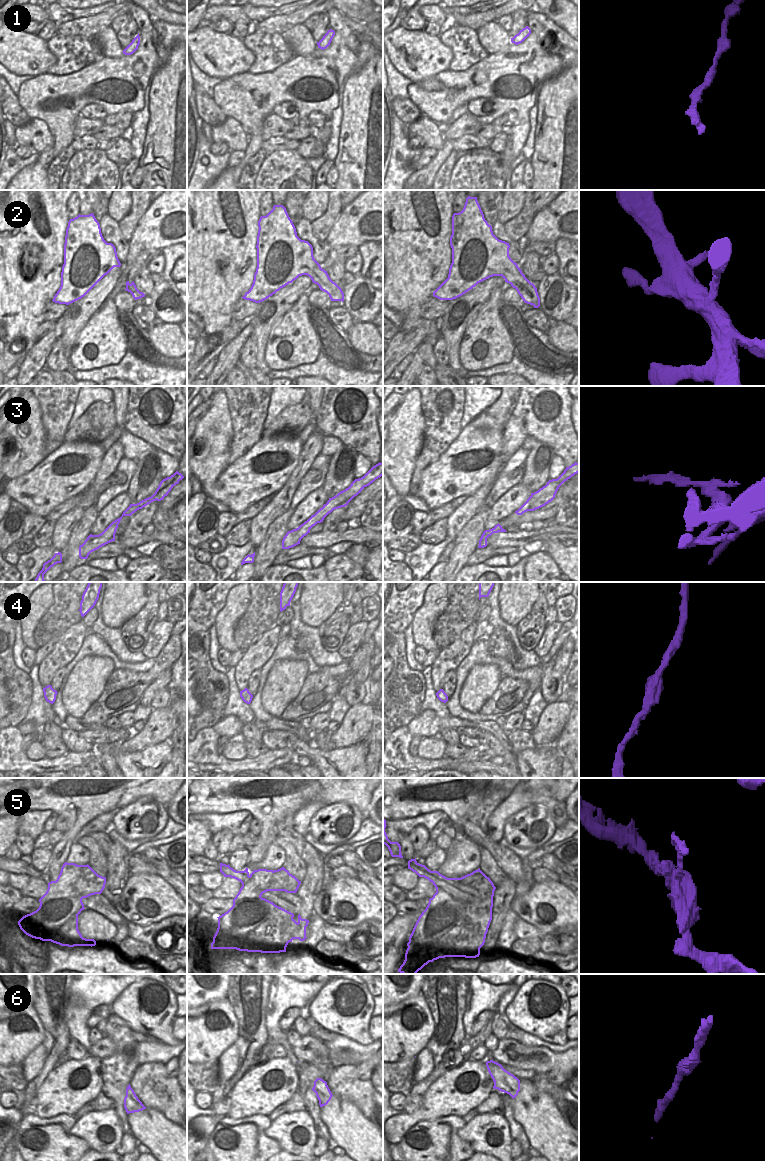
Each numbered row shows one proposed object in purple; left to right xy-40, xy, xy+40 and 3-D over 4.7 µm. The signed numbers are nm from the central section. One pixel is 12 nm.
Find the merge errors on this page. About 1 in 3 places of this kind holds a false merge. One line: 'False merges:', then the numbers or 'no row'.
False merges: 2, 5

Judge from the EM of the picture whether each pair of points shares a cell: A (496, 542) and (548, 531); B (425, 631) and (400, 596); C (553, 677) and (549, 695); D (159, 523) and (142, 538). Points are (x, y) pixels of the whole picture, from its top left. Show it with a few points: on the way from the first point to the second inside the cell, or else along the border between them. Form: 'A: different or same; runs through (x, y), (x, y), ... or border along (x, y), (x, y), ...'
A: same; runs through (509, 539), (519, 539), (535, 535)
B: different; border along (424, 593), (422, 604), (415, 612), (410, 624)
C: same; runs through (552, 681), (547, 687), (549, 691)
D: different; border along (155, 529), (168, 531)

